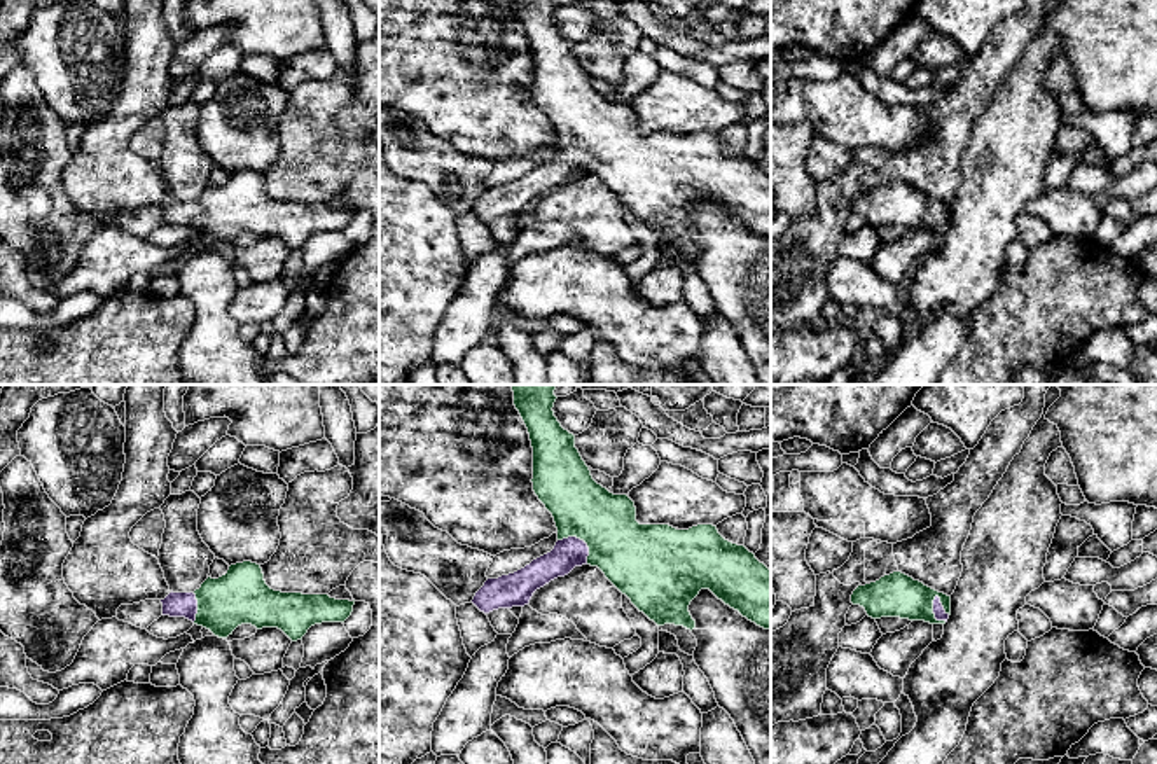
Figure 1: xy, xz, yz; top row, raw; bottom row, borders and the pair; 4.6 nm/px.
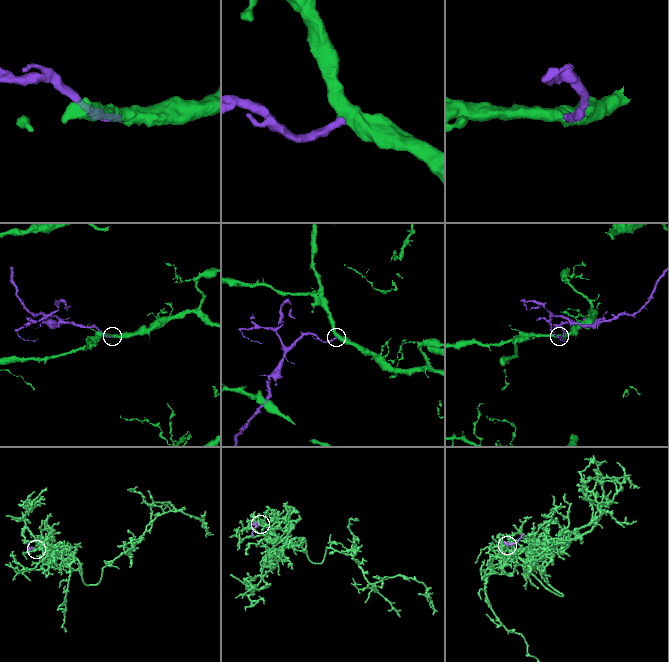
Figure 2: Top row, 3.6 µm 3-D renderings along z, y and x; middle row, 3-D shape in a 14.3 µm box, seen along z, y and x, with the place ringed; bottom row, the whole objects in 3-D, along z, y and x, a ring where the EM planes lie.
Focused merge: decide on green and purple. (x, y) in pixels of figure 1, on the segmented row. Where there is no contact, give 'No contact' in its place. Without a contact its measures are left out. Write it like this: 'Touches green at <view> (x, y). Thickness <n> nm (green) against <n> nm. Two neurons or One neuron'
Touches green at yz (932, 612). Thickness 200 nm (green) against 50 nm. One neuron

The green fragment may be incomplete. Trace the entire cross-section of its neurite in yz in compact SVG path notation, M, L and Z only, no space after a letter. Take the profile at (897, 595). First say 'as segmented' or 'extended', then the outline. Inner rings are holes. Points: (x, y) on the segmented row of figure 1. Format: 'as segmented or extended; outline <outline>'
extended; outline M893 572L876 582L858 586L851 594L851 603L863 607L872 619L900 617L946 624L951 615L951 596L902 572Z

